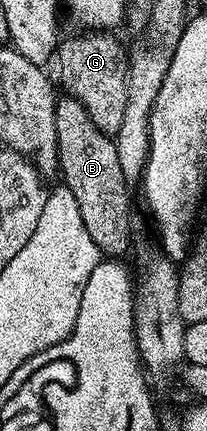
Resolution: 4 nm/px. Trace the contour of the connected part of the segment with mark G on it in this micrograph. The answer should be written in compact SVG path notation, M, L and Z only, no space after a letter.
M80 32L73 38L68 38L59 43L54 51L54 62L60 65L60 82L65 86L67 93L76 98L86 108L90 120L101 132L109 136L122 128L122 122L126 120L126 104L128 103L128 59L129 51L124 51L124 46L115 38L112 32Z

